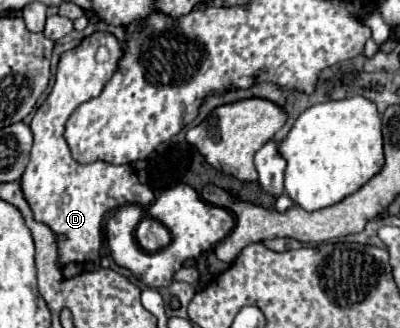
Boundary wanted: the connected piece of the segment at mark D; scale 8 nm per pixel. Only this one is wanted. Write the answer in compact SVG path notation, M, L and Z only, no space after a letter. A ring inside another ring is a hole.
M93 33L85 37L83 43L77 45L73 51L61 55L55 87L31 121L33 149L29 165L21 177L21 191L31 207L33 219L45 223L55 233L59 265L97 261L103 243L102 232L99 232L103 215L109 209L129 203L147 207L155 199L153 191L147 185L139 183L131 165L111 165L103 161L81 165L71 157L69 145L63 137L65 123L71 113L81 103L97 97L103 91L105 83L115 73L119 57L121 43L113 35ZM101 47L109 51L109 57L105 61L97 61L97 51Z

